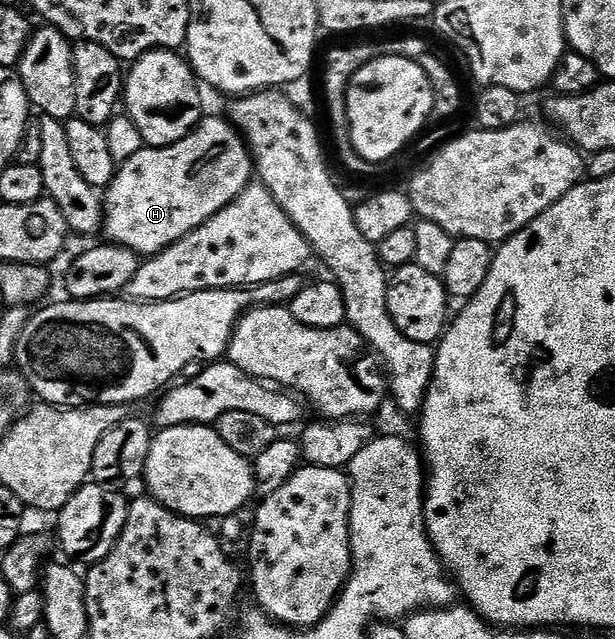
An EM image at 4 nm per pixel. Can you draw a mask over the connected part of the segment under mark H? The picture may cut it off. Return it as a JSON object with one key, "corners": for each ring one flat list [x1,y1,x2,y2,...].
{"corners":[[202,117,201,123,193,129,183,140,179,140,170,146,151,146,148,148,140,148,129,159,122,161,117,168,117,175,113,178,113,183,104,191,103,201,105,203,105,224,103,234,110,243,125,246,128,250,135,251,136,254,142,256,152,256,160,254,162,250,166,250,168,246,174,246,183,236,187,236,195,228,199,228,211,216,215,216,215,212,219,212,223,208,227,208,229,204,234,202,240,194,254,181,255,163,253,155,241,133,237,131,236,126,232,122,221,118]]}

